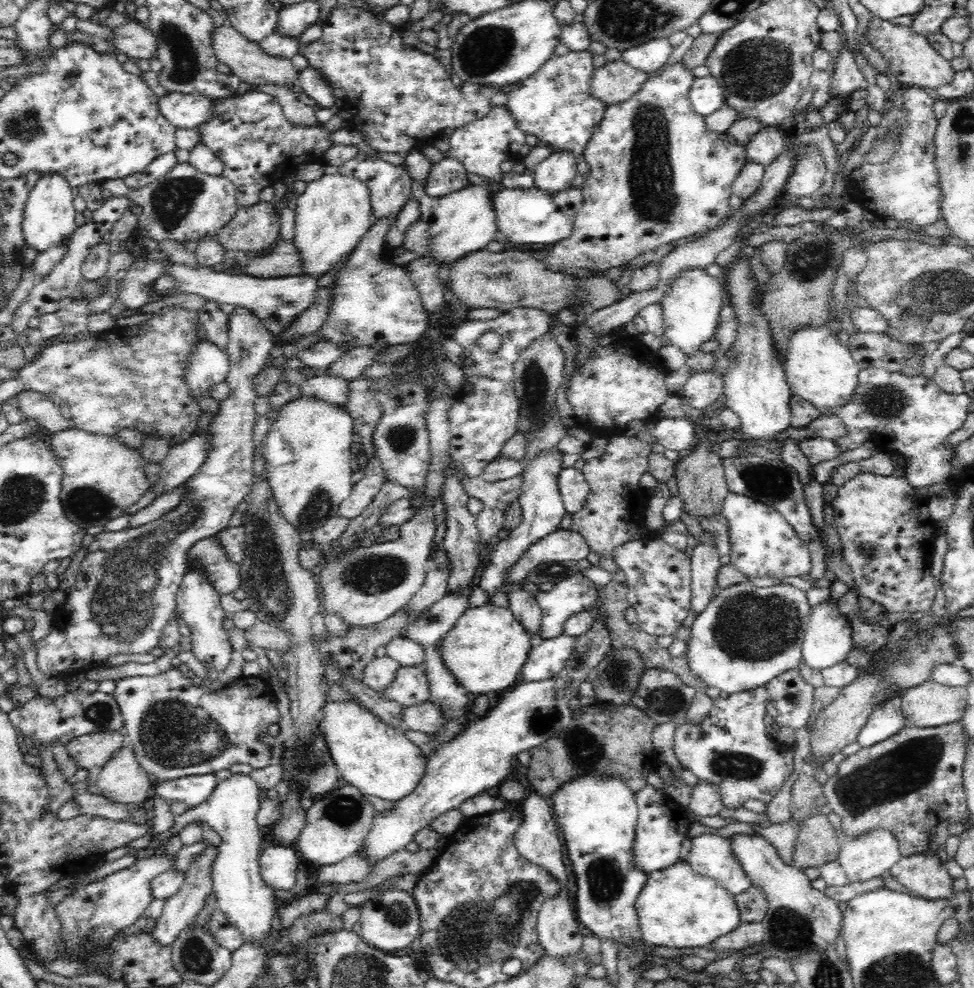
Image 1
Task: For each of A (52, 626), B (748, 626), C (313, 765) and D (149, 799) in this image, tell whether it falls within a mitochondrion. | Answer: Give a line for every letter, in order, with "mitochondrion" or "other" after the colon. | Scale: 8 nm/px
A: other
B: mitochondrion
C: mitochondrion
D: other

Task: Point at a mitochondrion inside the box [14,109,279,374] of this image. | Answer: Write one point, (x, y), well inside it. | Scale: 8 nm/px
(170, 202)

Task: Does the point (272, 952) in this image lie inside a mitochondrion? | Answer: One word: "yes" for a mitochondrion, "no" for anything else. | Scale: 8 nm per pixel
no

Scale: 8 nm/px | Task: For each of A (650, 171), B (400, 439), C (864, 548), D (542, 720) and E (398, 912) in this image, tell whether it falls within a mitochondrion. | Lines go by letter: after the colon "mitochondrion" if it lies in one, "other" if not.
A: mitochondrion
B: mitochondrion
C: mitochondrion
D: mitochondrion
E: mitochondrion

